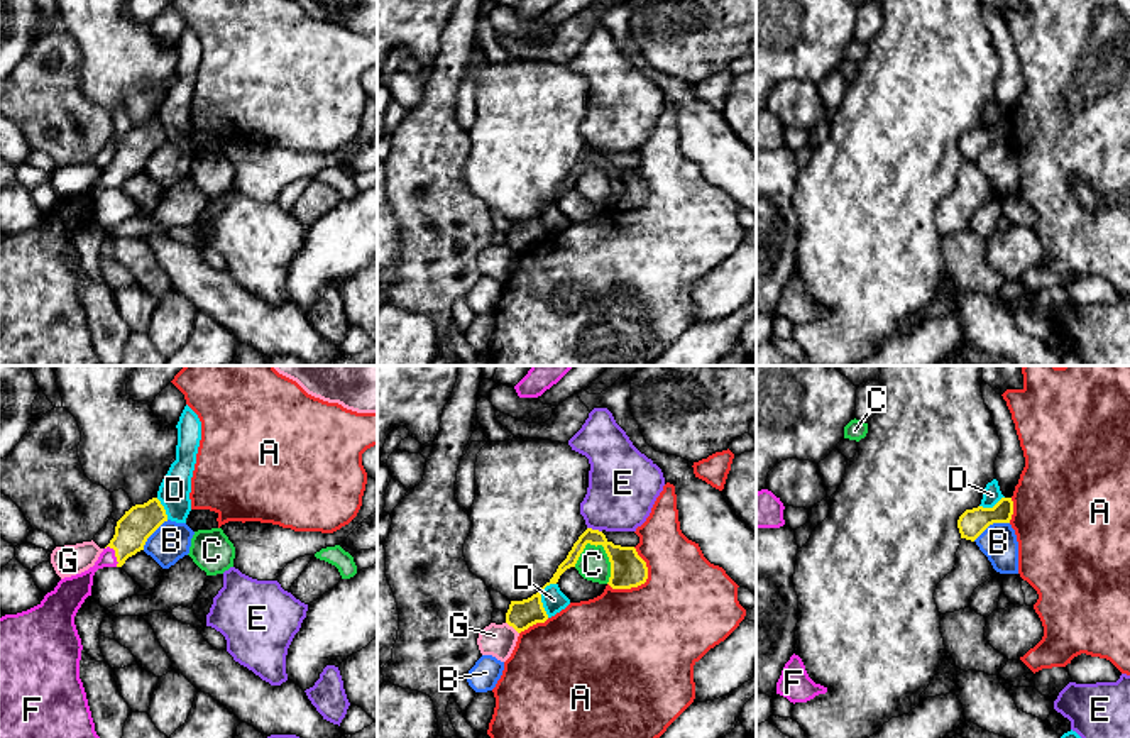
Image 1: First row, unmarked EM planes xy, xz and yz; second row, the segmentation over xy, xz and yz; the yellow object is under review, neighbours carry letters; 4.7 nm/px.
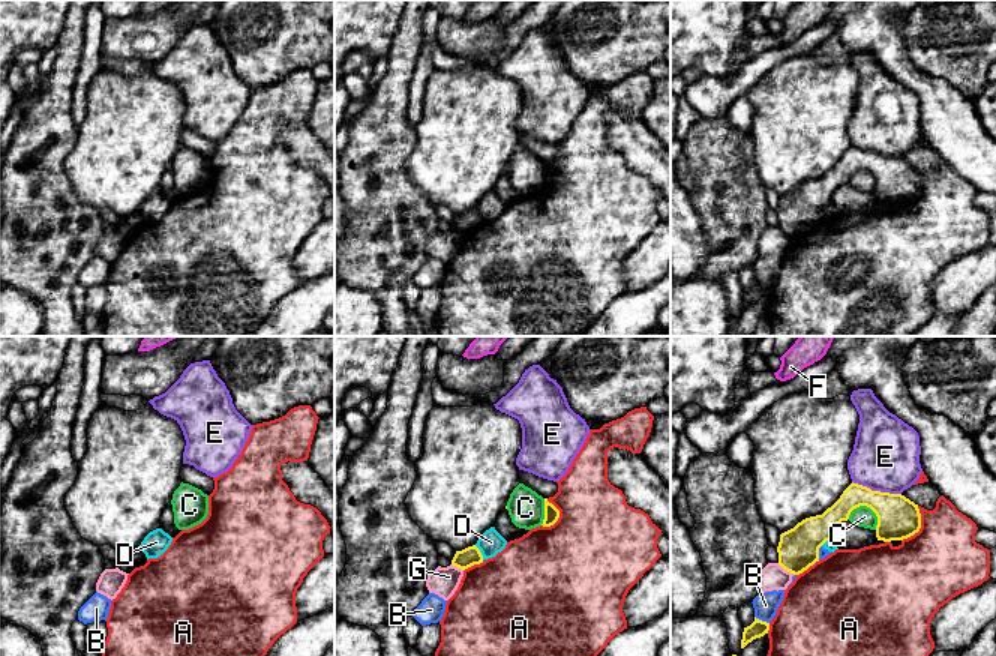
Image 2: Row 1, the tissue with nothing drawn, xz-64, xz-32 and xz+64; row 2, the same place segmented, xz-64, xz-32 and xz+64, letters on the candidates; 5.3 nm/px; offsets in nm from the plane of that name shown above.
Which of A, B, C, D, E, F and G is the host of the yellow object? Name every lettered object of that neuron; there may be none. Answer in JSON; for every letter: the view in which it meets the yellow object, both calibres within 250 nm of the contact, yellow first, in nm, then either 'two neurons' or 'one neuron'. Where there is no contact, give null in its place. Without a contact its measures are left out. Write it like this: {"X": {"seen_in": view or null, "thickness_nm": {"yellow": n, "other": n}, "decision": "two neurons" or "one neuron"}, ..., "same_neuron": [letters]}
{"A": {"seen_in": "xz", "thickness_nm": {"yellow": 170, "other": 460}, "decision": "two neurons"}, "B": {"seen_in": "yz", "thickness_nm": {"yellow": 140, "other": 180}, "decision": "two neurons"}, "C": {"seen_in": "xz", "thickness_nm": {"yellow": 170, "other": 150}, "decision": "two neurons"}, "D": {"seen_in": "xz", "thickness_nm": {"yellow": 140, "other": 110}, "decision": "two neurons"}, "E": {"seen_in": "xz", "thickness_nm": {"yellow": 170, "other": 340}, "decision": "two neurons"}, "F": {"seen_in": "xy", "thickness_nm": {"yellow": 160, "other": 140}, "decision": "one neuron"}, "G": {"seen_in": "xz", "thickness_nm": {"yellow": 140, "other": 160}, "decision": "two neurons"}, "same_neuron": ["F"]}

